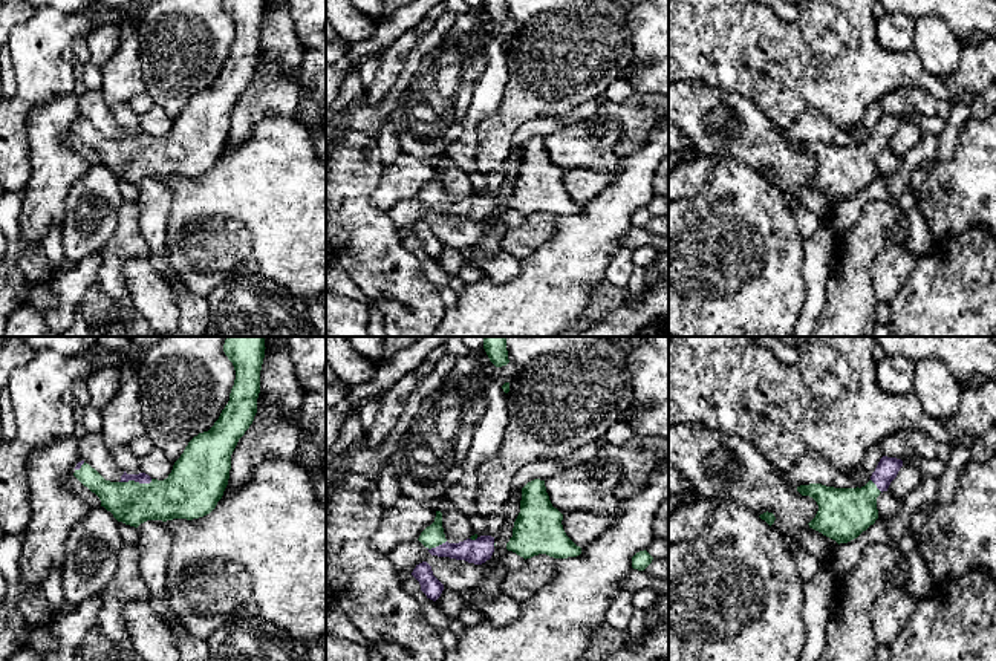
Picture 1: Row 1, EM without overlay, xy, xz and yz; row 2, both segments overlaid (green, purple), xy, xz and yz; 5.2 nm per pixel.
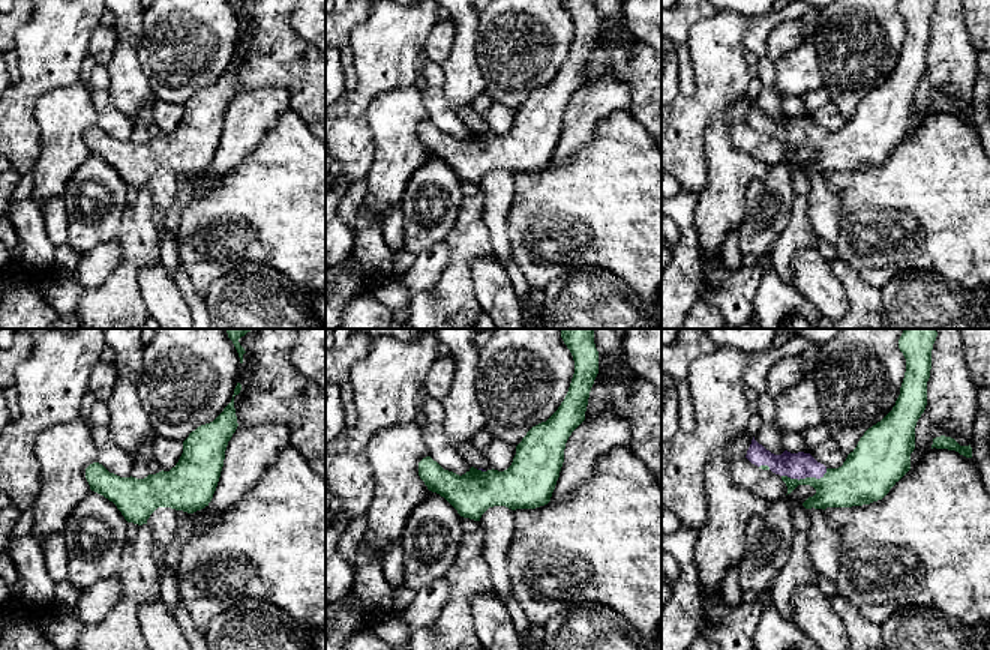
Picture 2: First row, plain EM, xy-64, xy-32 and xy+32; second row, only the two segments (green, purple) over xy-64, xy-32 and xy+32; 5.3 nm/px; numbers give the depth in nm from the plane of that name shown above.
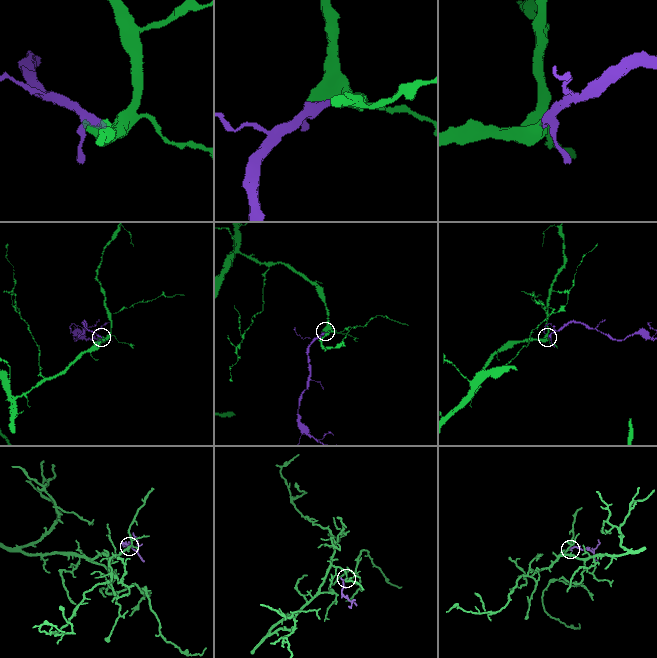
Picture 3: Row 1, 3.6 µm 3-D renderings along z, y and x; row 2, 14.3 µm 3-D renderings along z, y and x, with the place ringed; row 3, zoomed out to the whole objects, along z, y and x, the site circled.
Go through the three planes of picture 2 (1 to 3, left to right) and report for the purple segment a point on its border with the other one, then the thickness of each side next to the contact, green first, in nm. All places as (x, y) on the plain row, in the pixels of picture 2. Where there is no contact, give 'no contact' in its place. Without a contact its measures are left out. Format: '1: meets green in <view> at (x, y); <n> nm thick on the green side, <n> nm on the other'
1: no contact
2: meets green in xy-32 at (480, 134); 260 nm thick on the green side, 20 nm on the other
3: meets green in xy+32 at (806, 141); 220 nm thick on the green side, 140 nm on the other

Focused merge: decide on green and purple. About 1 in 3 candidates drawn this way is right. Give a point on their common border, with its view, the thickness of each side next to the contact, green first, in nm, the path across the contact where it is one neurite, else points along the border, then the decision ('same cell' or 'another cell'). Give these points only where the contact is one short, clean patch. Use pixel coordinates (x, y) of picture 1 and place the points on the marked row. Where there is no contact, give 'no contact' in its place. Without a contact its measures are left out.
contact xy (135, 482); calibres 240 and 60 nm; way xy (179, 496), (149, 496), (135, 482), (141, 478); same cell

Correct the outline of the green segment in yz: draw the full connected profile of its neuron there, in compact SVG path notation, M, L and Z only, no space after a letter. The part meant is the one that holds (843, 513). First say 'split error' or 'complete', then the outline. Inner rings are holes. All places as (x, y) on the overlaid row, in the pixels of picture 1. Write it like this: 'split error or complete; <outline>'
split error; M883 456L871 480L861 488L834 488L822 484L797 487L802 496L812 497L819 505L809 528L838 545L857 539L878 519L877 497L887 491L901 467L901 459Z

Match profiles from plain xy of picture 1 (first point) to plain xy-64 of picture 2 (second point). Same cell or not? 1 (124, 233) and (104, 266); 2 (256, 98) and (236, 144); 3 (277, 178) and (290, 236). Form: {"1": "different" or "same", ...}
{"1": "different", "2": "same", "3": "same"}

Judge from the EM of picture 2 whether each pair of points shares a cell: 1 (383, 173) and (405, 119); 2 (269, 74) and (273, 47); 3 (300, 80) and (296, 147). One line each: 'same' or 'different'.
1: same
2: same
3: different

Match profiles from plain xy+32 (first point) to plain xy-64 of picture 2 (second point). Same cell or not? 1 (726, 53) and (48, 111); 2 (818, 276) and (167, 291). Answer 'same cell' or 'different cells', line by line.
1: different cells
2: same cell

